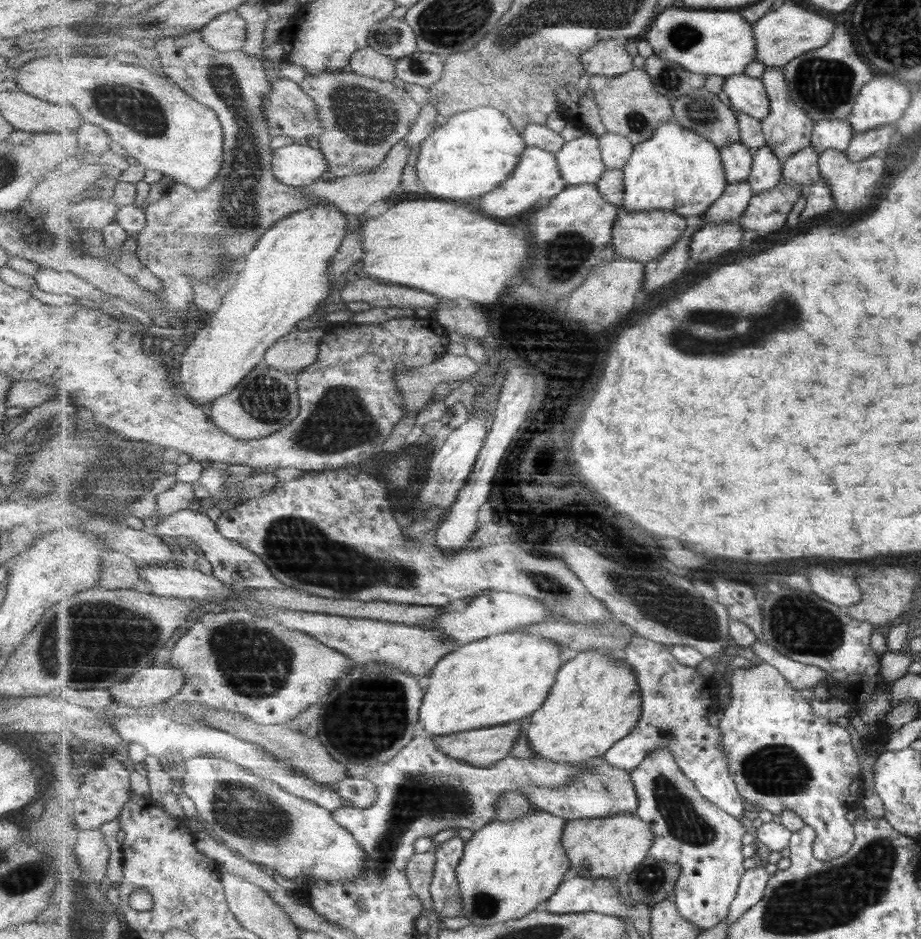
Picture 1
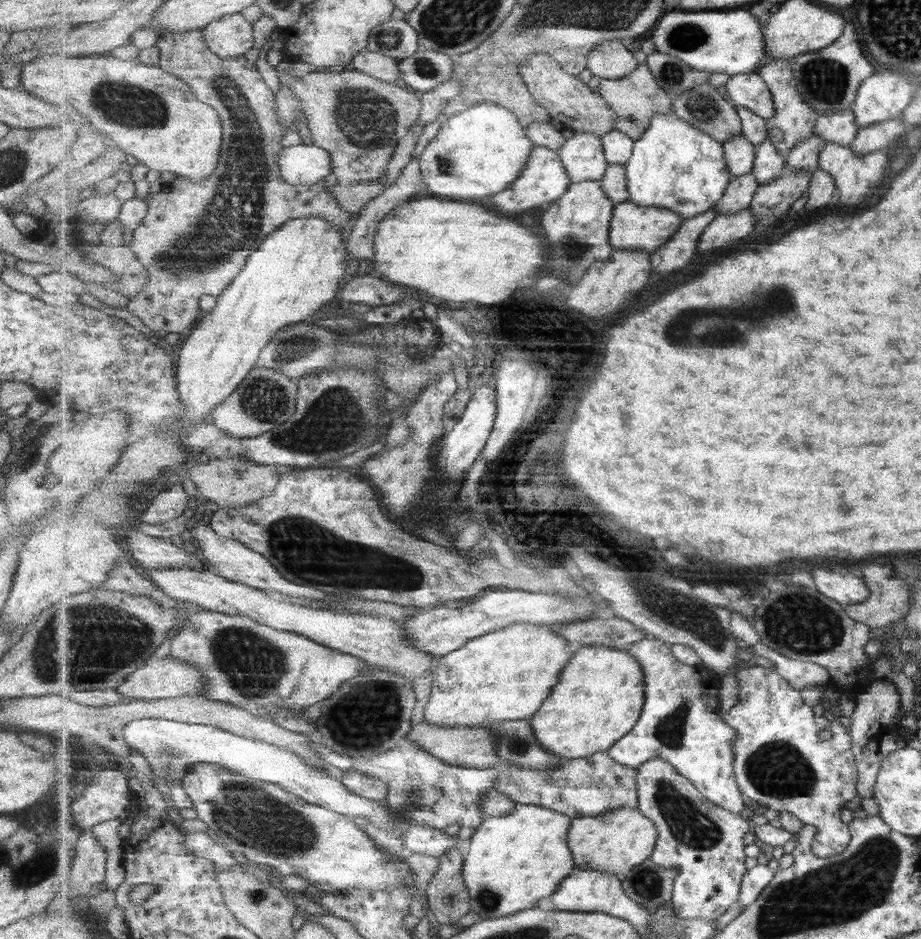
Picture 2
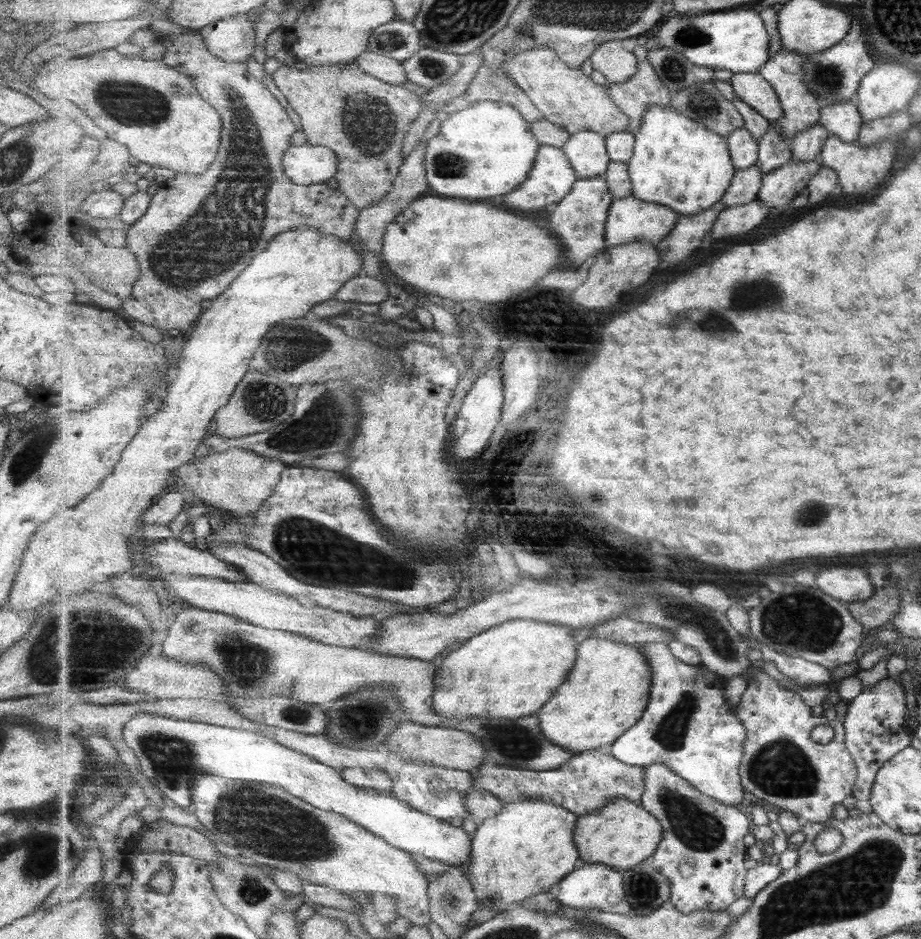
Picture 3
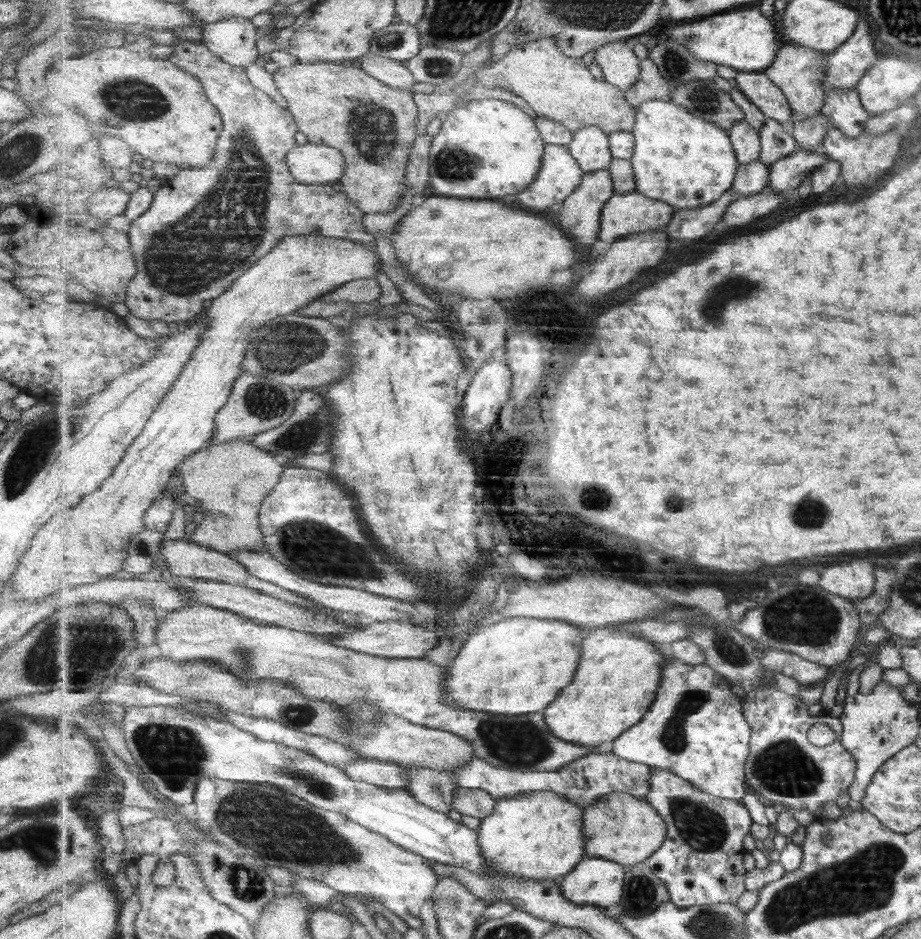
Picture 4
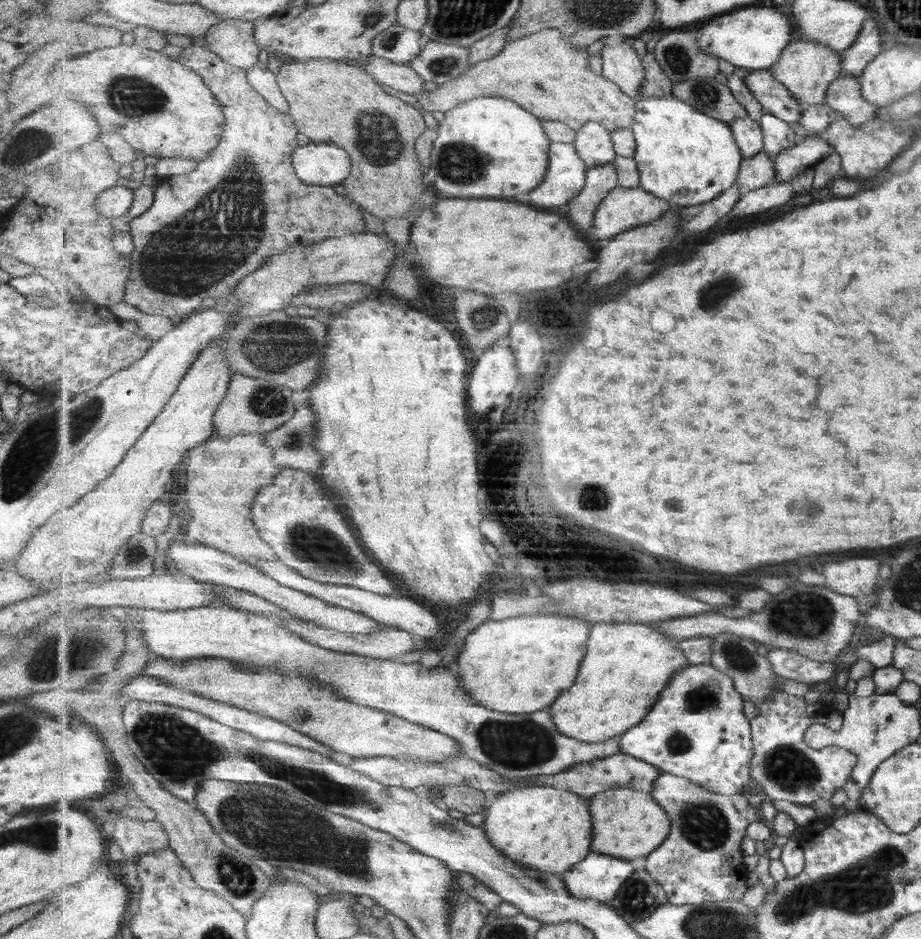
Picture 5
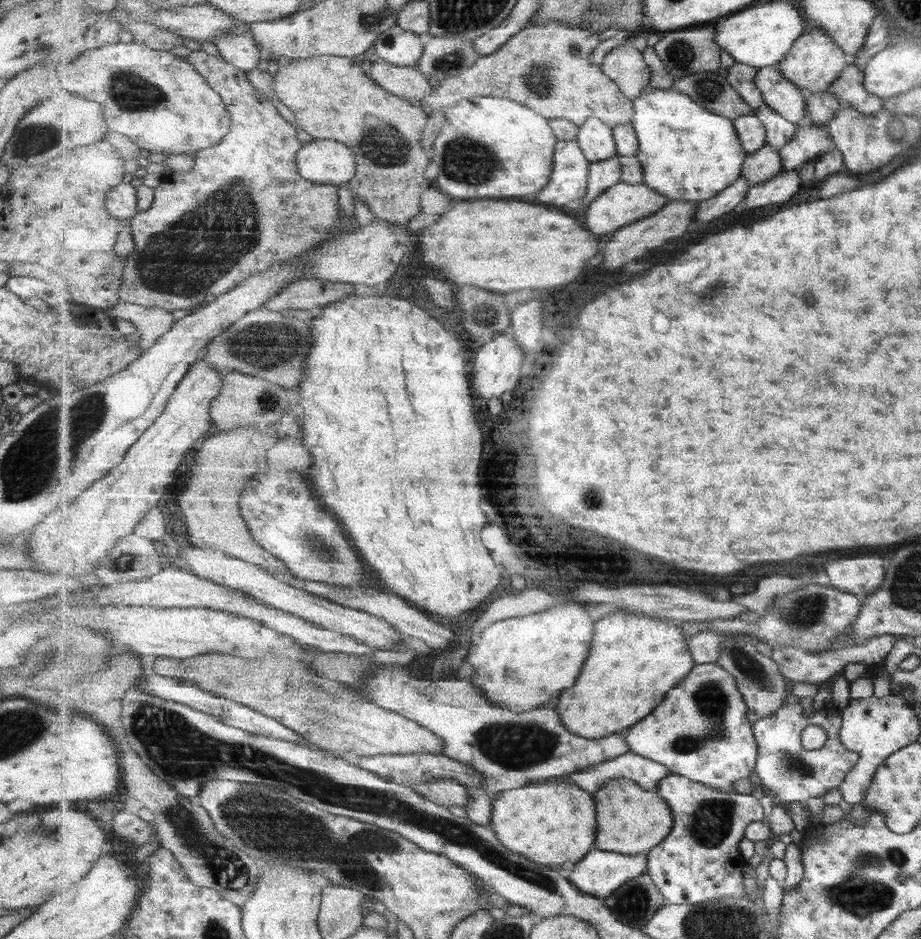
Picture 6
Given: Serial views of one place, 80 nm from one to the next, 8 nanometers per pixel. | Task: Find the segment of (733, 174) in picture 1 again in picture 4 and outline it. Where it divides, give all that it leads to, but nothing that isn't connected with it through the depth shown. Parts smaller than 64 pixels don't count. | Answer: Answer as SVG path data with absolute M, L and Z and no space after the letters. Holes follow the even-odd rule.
M745 119L738 122L729 133L740 164L760 160L762 145L760 133Z

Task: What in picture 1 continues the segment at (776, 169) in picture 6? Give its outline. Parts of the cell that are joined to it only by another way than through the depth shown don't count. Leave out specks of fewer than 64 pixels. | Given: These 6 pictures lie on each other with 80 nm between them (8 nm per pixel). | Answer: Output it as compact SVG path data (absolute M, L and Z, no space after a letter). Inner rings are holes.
M748 180L737 184L729 184L719 200L716 200L707 212L704 212L709 223L733 222L740 220L746 212L751 199L754 197L751 185Z

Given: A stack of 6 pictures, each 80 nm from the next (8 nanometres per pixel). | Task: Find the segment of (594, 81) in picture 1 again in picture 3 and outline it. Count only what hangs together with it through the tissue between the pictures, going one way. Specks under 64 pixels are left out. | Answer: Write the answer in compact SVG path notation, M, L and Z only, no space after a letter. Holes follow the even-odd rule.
M646 59L638 63L637 74L627 83L606 83L609 96L632 120L628 131L637 134L643 124L645 113L651 104L672 104L671 90L661 80L656 68Z

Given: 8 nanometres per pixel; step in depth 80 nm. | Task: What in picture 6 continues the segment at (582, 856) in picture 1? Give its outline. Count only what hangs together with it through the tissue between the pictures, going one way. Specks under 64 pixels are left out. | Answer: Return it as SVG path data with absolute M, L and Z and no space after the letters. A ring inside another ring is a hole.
M632 779L608 781L594 796L597 802L597 849L621 854L648 853L663 842L674 827L673 810L663 797Z

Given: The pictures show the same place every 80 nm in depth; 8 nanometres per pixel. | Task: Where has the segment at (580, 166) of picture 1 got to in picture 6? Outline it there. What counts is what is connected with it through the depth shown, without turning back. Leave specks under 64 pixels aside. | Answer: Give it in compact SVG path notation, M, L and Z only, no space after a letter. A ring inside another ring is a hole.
M595 116L580 127L578 141L591 164L618 155L614 129Z

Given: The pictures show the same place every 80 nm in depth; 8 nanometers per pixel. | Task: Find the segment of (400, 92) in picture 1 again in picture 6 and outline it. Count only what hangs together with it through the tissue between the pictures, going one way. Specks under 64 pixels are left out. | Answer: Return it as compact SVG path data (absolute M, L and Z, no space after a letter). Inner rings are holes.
M323 55L280 63L272 87L277 98L293 112L297 128L315 139L327 138L349 145L357 161L356 175L348 184L350 191L360 196L381 221L408 226L411 219L421 212L424 192L434 186L434 182L425 178L428 162L432 161L431 153L421 148L423 130L429 122L428 109L415 107L407 99L385 90L381 84L377 84L377 79L373 80L367 65L348 57Z

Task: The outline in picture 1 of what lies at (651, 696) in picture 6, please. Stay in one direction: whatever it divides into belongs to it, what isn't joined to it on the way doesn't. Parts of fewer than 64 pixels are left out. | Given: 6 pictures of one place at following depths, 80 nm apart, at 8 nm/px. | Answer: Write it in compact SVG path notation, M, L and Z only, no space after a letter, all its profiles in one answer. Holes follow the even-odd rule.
M593 649L579 652L557 675L548 699L526 722L533 752L555 763L581 764L604 757L607 751L633 733L642 717L642 696L637 671L625 657Z

